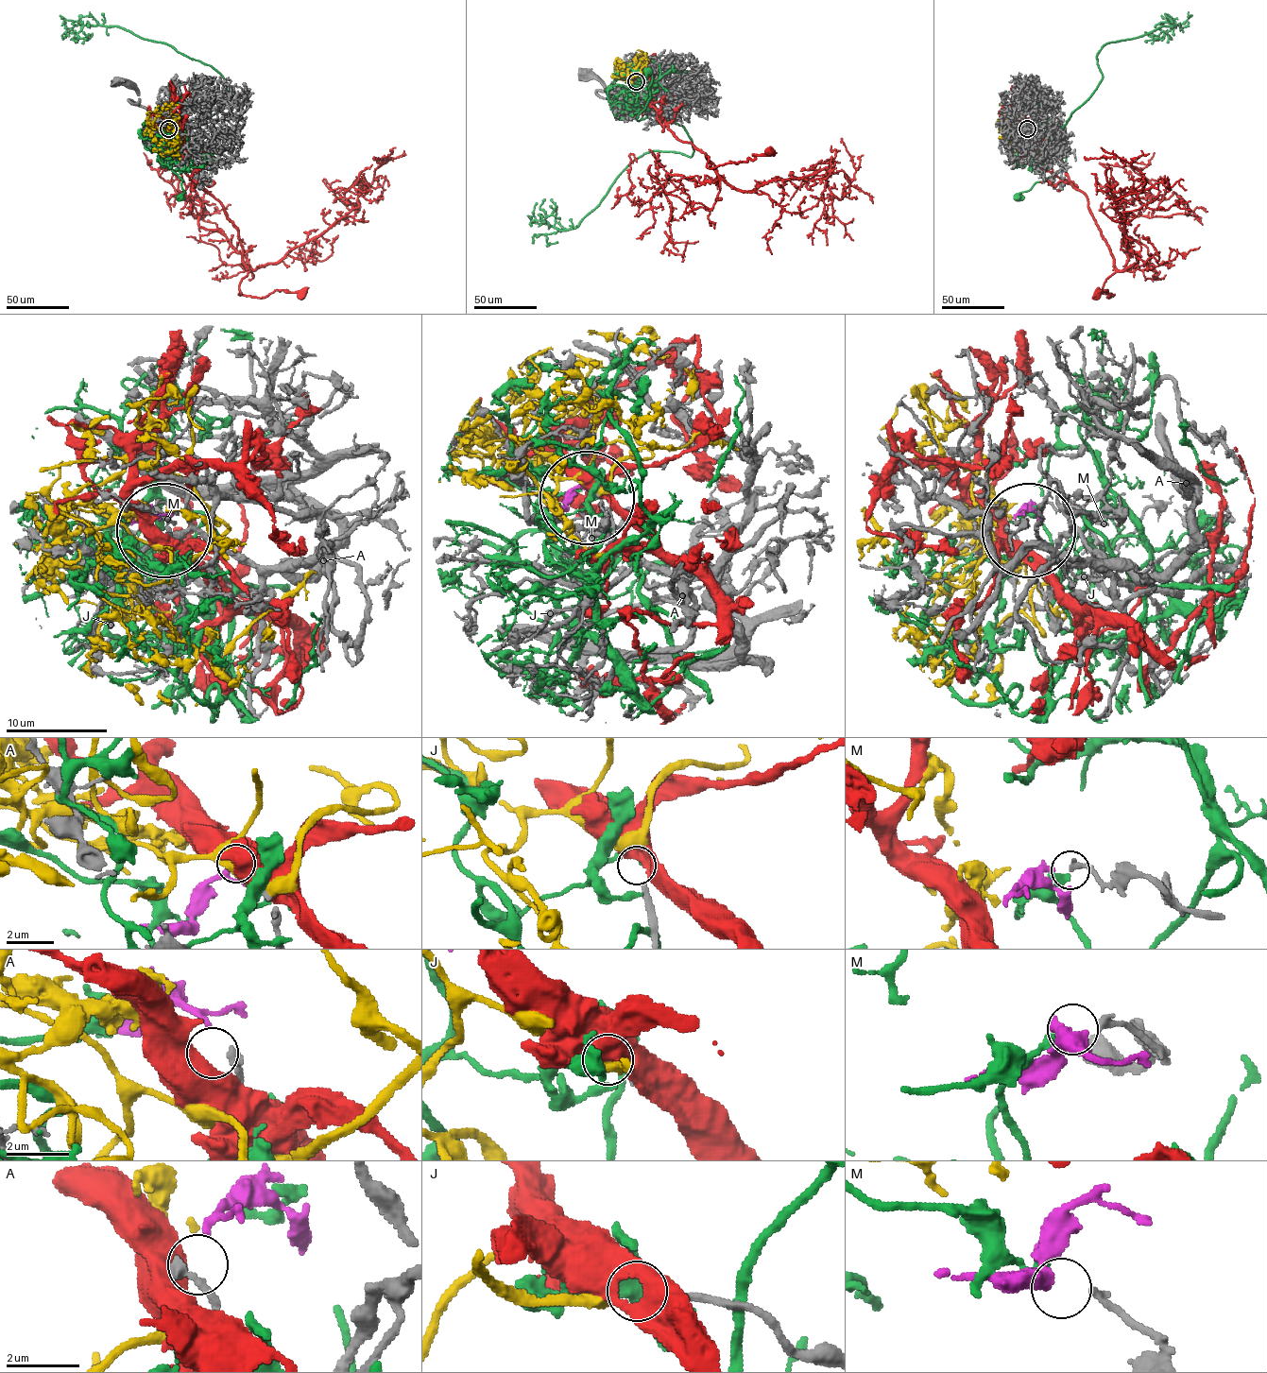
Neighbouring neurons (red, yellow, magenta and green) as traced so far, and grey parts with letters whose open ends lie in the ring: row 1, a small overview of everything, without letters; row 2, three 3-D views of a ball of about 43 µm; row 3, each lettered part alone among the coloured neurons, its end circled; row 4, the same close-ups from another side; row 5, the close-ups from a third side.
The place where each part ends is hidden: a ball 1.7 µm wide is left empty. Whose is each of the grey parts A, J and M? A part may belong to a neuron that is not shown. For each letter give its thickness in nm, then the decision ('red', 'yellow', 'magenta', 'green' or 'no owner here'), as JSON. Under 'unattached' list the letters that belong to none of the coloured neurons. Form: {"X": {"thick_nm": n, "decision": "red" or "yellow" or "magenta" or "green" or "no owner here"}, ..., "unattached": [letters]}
{"A": {"thick_nm": 260, "decision": "magenta"}, "J": {"thick_nm": 220, "decision": "yellow"}, "M": {"thick_nm": 200, "decision": "green"}, "unattached": []}

